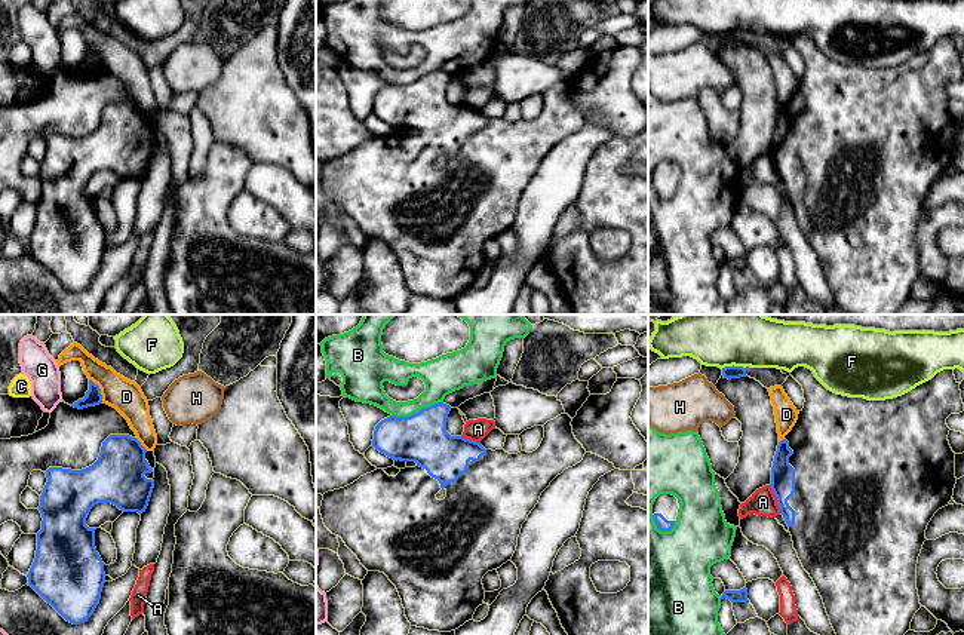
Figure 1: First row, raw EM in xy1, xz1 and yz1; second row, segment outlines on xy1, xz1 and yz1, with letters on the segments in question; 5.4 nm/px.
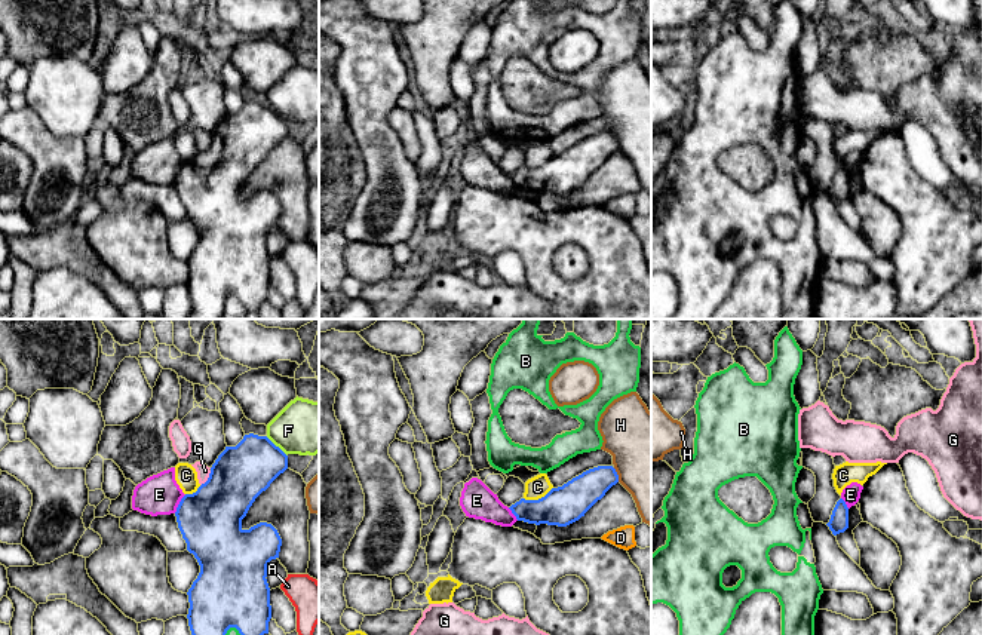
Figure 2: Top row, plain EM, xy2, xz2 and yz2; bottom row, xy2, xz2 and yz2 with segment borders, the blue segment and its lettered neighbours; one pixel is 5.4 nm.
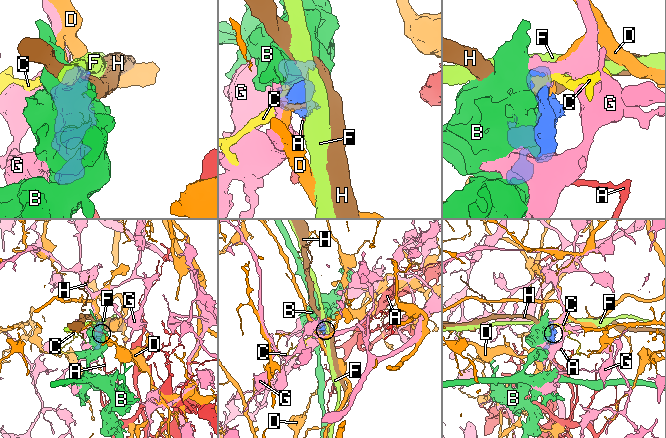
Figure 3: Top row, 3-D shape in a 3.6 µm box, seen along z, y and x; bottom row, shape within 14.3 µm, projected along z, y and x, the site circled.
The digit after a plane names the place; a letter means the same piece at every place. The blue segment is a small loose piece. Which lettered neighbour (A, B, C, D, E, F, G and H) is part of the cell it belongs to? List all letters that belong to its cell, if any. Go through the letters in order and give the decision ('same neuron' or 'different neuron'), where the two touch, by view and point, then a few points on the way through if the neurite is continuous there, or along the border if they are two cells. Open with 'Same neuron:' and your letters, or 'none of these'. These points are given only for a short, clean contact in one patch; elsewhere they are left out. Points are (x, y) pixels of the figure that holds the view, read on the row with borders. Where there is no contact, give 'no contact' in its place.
Same neuron: none of these
A: different neuron | yz1 (776, 497) | along yz1 (770, 484), (780, 512)
B: different neuron | xz1 (418, 411)
C: different neuron | xz2 (539, 499) | along xz2 (552, 487), (537, 499), (524, 499)
D: different neuron | xy1 (100, 390)
E: different neuron | xy2 (180, 503) | along xy2 (186, 494), (174, 512)
F: different neuron | yz1 (733, 365) | along yz1 (745, 367), (725, 365), (721, 368)
G: different neuron | xy2 (208, 478) | along xy2 (211, 471), (200, 485)
H: different neuron | xz2 (617, 475) | along xz2 (613, 468), (619, 481)

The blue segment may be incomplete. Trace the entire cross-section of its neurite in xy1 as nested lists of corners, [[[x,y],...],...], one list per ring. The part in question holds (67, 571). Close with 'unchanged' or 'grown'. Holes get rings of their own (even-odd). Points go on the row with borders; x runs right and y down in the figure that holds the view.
[[[110,435],[98,460],[82,470],[49,467],[40,496],[42,530],[37,533],[34,562],[27,574],[31,586],[67,622],[88,622],[101,599],[105,583],[104,562],[95,547],[95,530],[86,525],[90,509],[111,503],[123,512],[145,512],[154,488],[154,451],[147,451],[136,438]]]; grown

